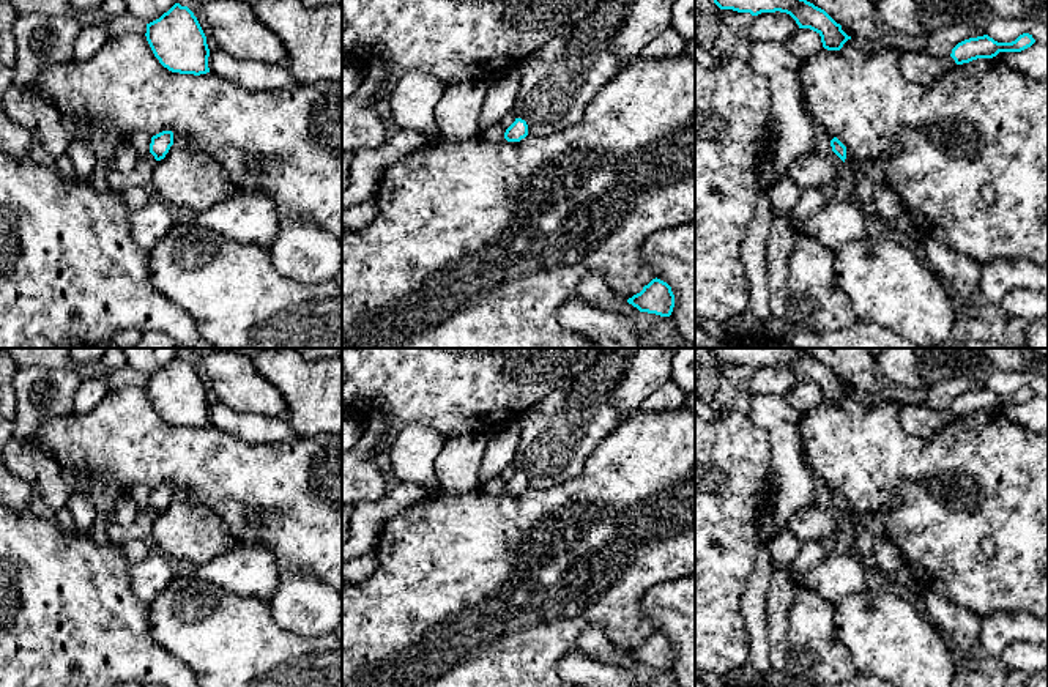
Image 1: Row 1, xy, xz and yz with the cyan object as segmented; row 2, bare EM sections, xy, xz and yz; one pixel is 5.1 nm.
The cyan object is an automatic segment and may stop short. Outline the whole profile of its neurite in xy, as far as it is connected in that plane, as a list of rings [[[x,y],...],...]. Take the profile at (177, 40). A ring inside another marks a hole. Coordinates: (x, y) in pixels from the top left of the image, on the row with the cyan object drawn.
[[[175,3],[159,19],[147,24],[147,41],[159,63],[172,72],[206,74],[206,36],[188,6]]]

